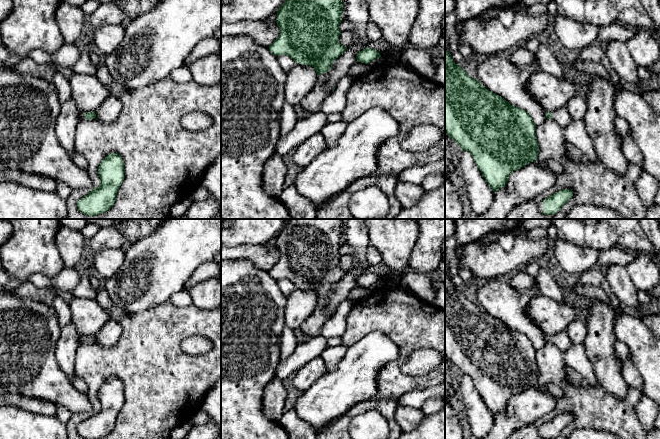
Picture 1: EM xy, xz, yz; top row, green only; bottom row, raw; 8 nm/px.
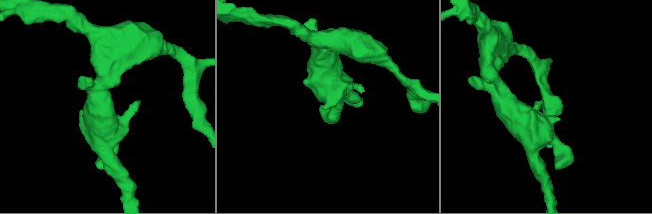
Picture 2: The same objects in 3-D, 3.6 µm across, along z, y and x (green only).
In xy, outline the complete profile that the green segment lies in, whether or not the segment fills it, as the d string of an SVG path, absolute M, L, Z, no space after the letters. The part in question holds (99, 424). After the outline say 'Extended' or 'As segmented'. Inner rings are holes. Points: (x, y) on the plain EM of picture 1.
M117 377L108 378L98 392L100 408L77 426L79 435L85 439L99 439L115 427L118 414L124 404L124 386Z. As segmented

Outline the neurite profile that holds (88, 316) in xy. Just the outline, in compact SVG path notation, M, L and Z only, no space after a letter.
M74 298L70 309L71 321L81 335L94 336L111 320L97 300Z

